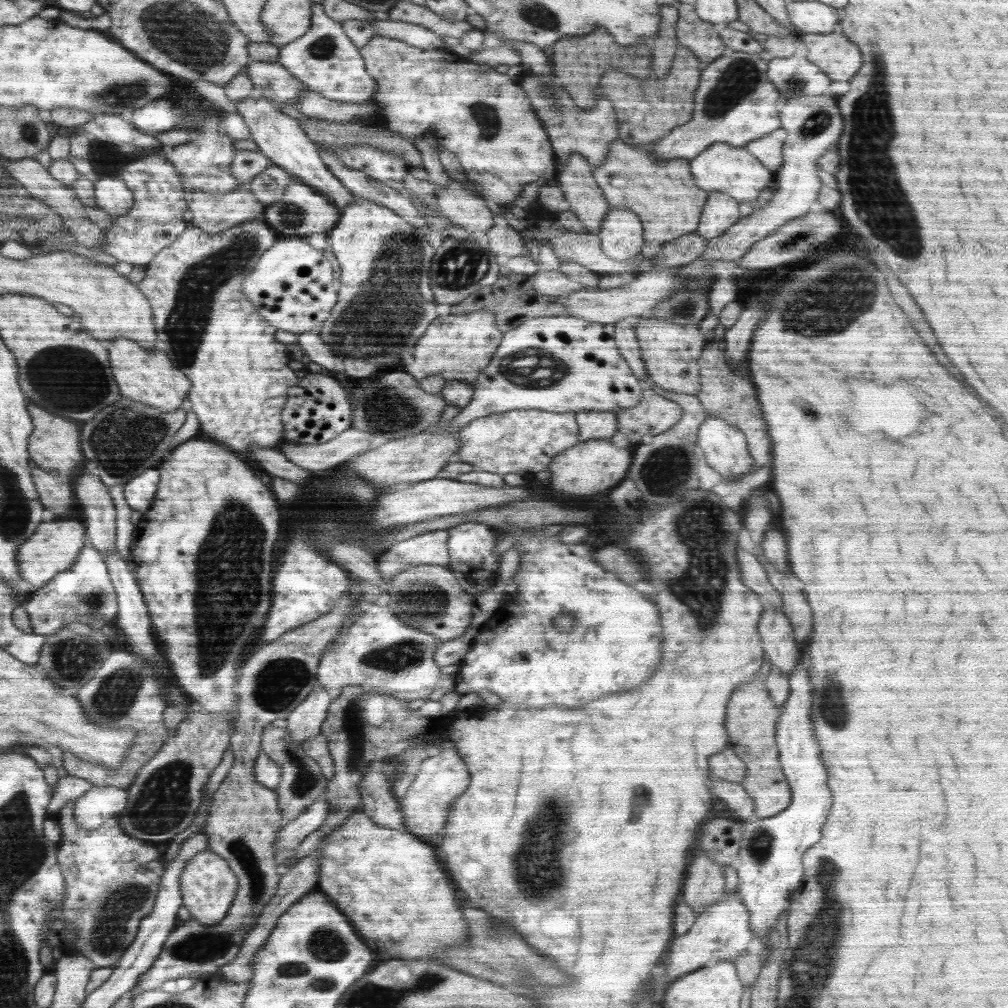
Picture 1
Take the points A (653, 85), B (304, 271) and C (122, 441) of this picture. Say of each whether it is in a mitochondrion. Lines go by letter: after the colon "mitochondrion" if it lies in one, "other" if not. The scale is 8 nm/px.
A: other
B: other
C: mitochondrion

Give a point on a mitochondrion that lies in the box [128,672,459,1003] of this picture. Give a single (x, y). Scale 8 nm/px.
(200, 947)

